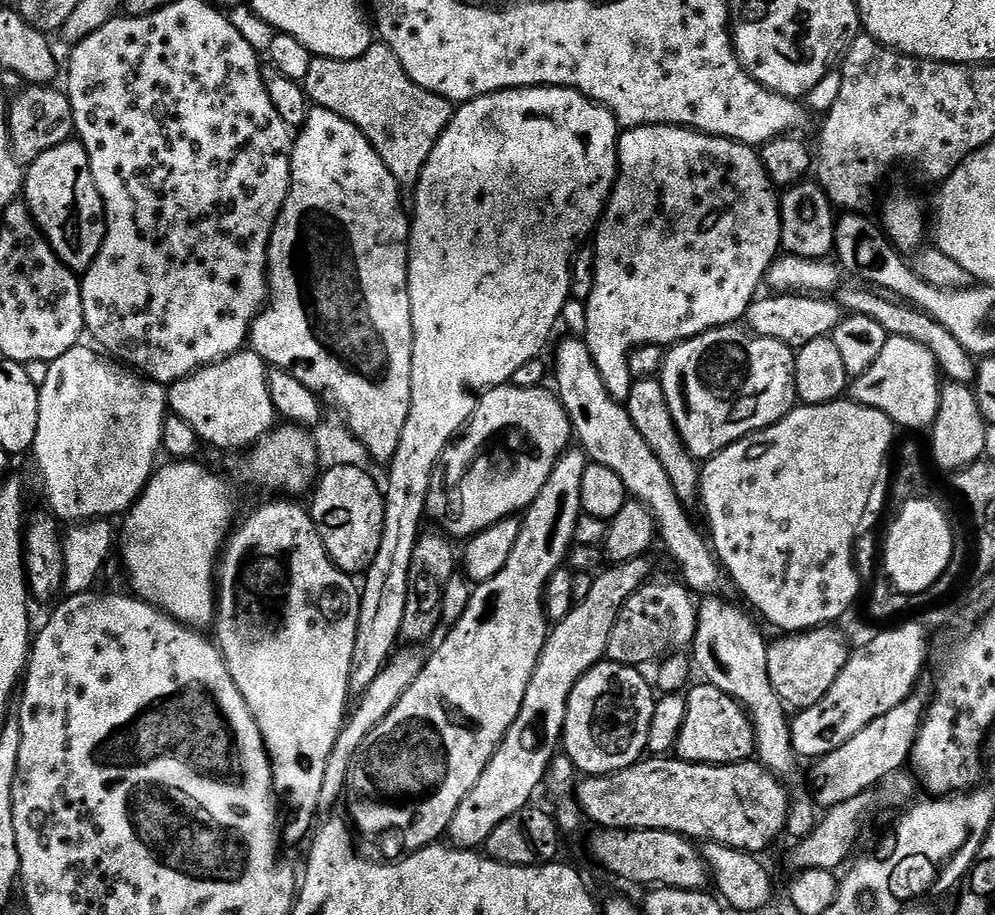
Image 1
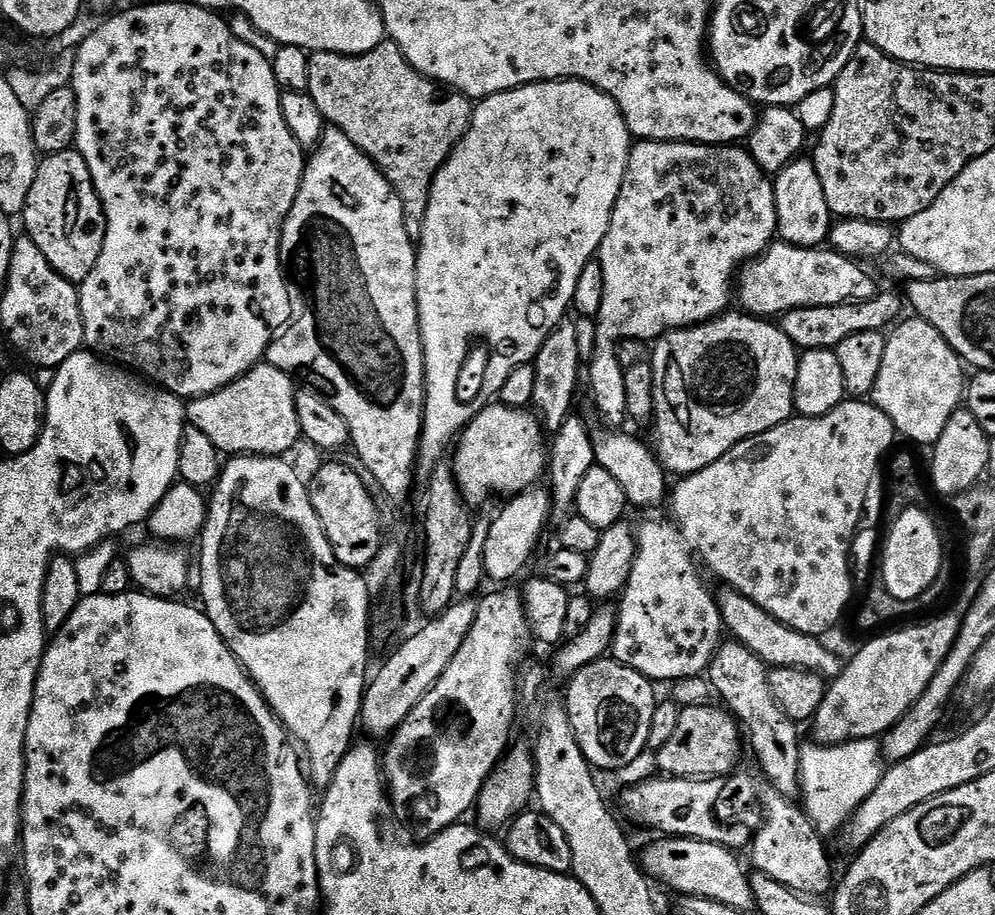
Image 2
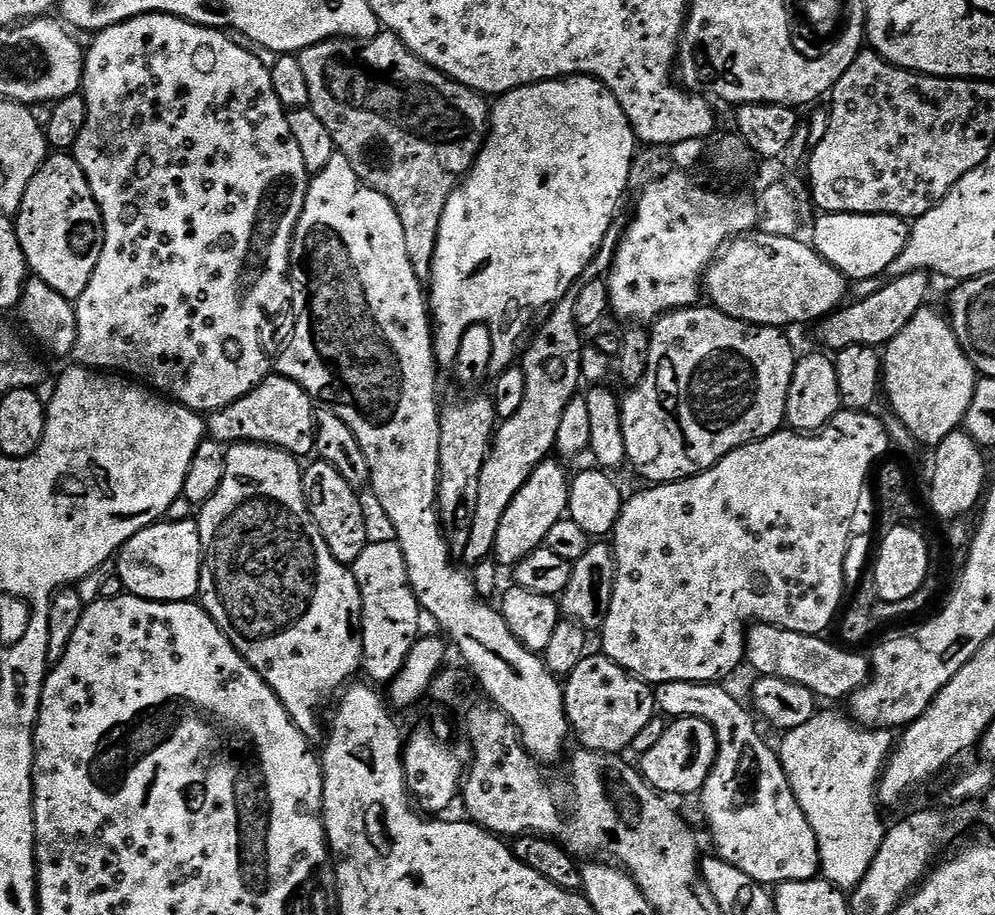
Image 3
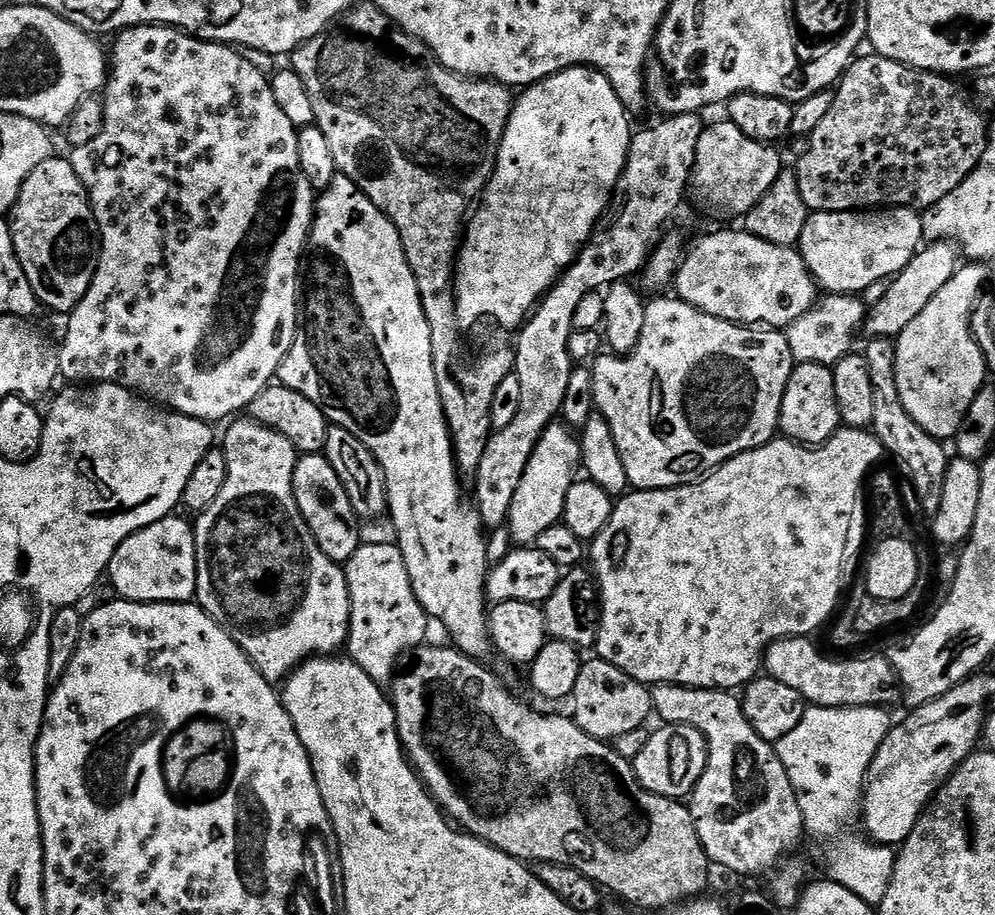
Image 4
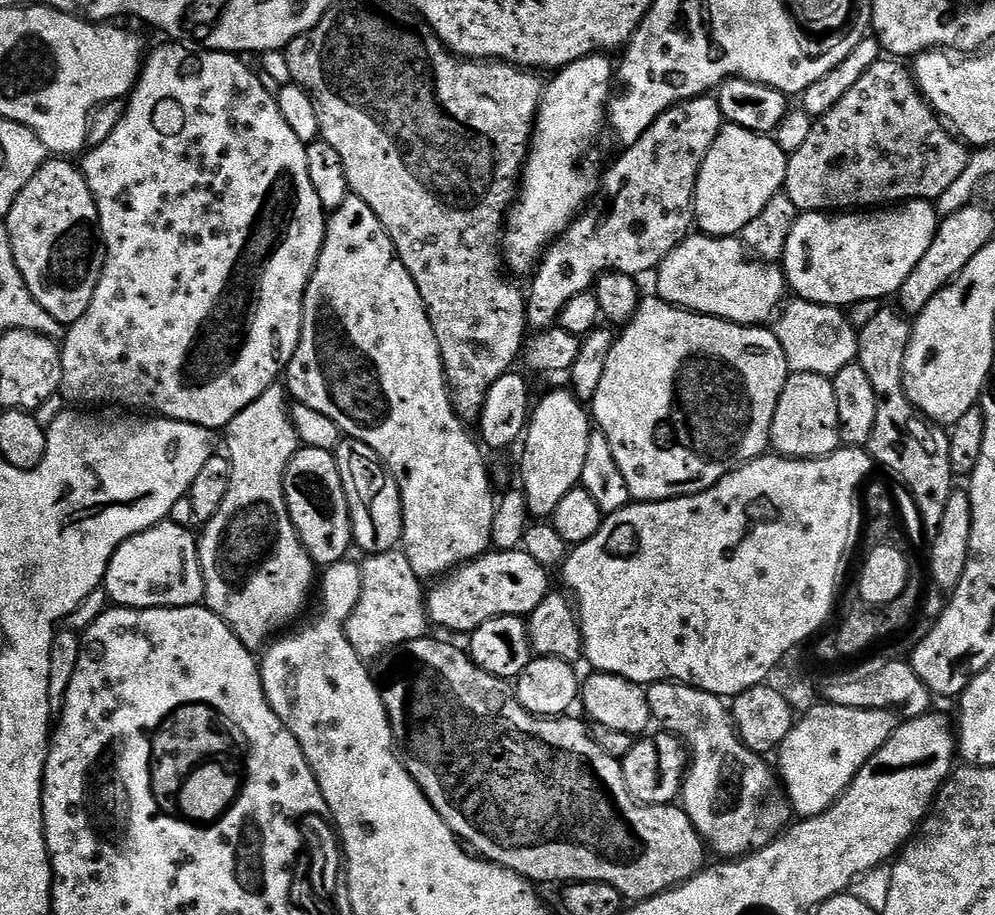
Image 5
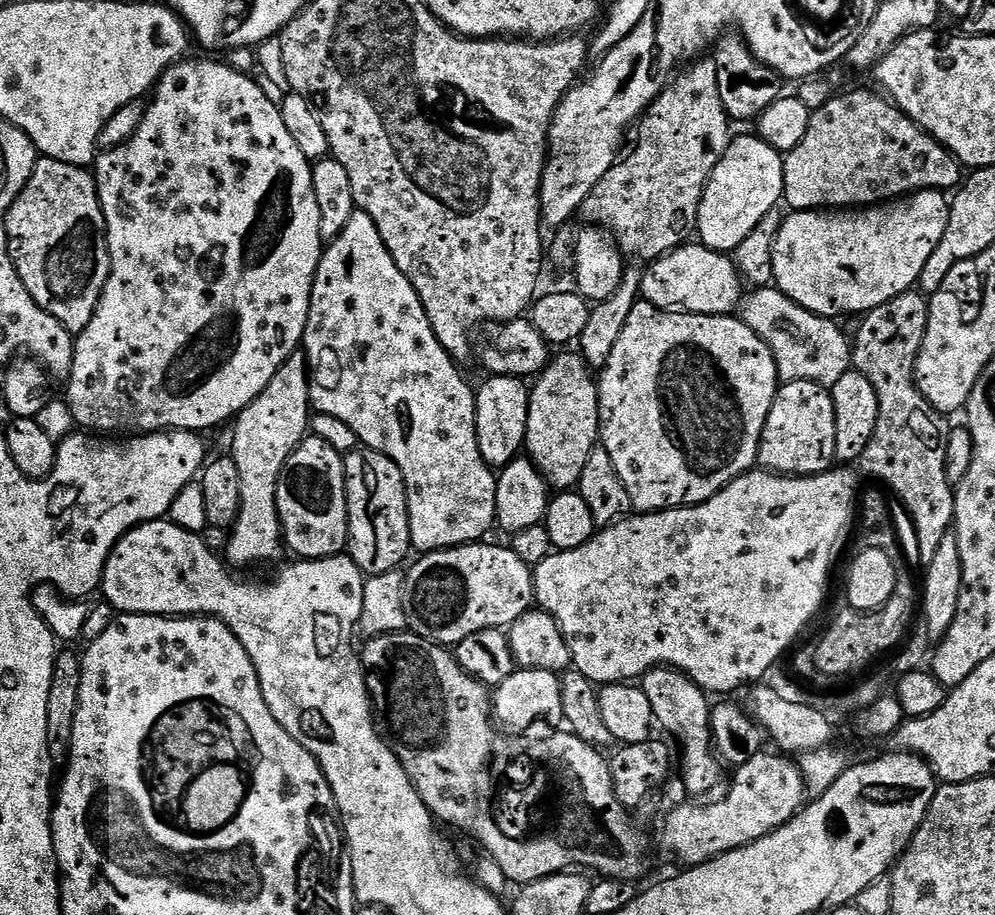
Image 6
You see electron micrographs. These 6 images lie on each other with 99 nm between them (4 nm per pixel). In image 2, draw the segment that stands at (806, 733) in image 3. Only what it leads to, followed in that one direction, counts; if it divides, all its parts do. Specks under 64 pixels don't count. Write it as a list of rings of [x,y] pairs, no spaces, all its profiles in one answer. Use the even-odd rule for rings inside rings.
[[[877,739],[852,740],[850,743],[819,745],[815,742],[803,743],[799,754],[799,772],[801,801],[805,810],[805,815],[812,824],[815,825],[817,832],[823,836],[830,836],[839,833],[848,820],[856,812],[858,806],[864,804],[866,798],[877,789],[878,782],[884,773],[884,760],[882,748]]]

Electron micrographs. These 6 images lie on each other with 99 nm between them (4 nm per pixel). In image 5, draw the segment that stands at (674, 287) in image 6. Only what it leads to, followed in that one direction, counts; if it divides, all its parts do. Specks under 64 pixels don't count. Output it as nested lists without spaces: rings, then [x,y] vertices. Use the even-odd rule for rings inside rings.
[[[701,232],[690,234],[657,268],[655,291],[661,300],[691,312],[718,317],[720,320],[748,327],[765,325],[775,317],[783,305],[784,294],[788,292],[787,280],[779,265],[763,260],[750,262],[744,258],[744,254],[746,255],[746,248],[739,237],[707,236]]]

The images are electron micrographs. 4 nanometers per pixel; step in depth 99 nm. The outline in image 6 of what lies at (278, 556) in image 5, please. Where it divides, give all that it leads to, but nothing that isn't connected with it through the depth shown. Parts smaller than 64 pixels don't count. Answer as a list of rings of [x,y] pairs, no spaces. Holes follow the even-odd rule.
[[[303,351],[293,352],[286,362],[270,378],[266,390],[250,402],[240,415],[235,417],[236,429],[232,432],[232,461],[238,466],[238,478],[242,482],[242,498],[238,518],[232,524],[228,536],[229,565],[237,569],[247,564],[260,564],[272,560],[282,552],[282,533],[280,515],[276,505],[278,478],[286,458],[302,443],[310,432],[310,401],[308,398],[308,359]],[[309,412],[309,416],[308,416]],[[237,564],[237,565],[236,565]]]

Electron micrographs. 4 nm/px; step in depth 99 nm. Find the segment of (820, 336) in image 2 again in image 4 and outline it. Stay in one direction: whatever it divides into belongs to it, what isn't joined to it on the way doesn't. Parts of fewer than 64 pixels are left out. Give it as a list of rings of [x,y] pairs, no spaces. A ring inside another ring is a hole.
[[[937,240],[921,247],[914,259],[887,285],[888,293],[873,308],[871,305],[867,309],[862,320],[863,335],[874,340],[895,340],[902,330],[906,330],[906,326],[910,326],[910,322],[914,322],[914,318],[918,318],[918,314],[922,314],[930,298],[934,298],[934,294],[938,294],[950,278],[954,278],[961,260],[957,245],[946,240]]]

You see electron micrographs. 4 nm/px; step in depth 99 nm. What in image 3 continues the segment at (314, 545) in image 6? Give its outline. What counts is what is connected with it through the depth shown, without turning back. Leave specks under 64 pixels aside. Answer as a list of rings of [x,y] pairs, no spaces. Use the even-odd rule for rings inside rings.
[[[317,459],[315,463],[309,468],[307,465],[303,469],[304,497],[308,503],[308,509],[326,542],[326,546],[330,546],[330,554],[334,554],[334,558],[338,558],[338,562],[351,566],[370,541],[368,520],[364,517],[364,508],[360,505],[359,498],[356,497],[359,496],[357,489],[352,488],[350,482],[346,482],[346,478],[342,478],[342,474],[338,474],[338,470],[334,470],[334,466],[330,466],[322,459]]]

